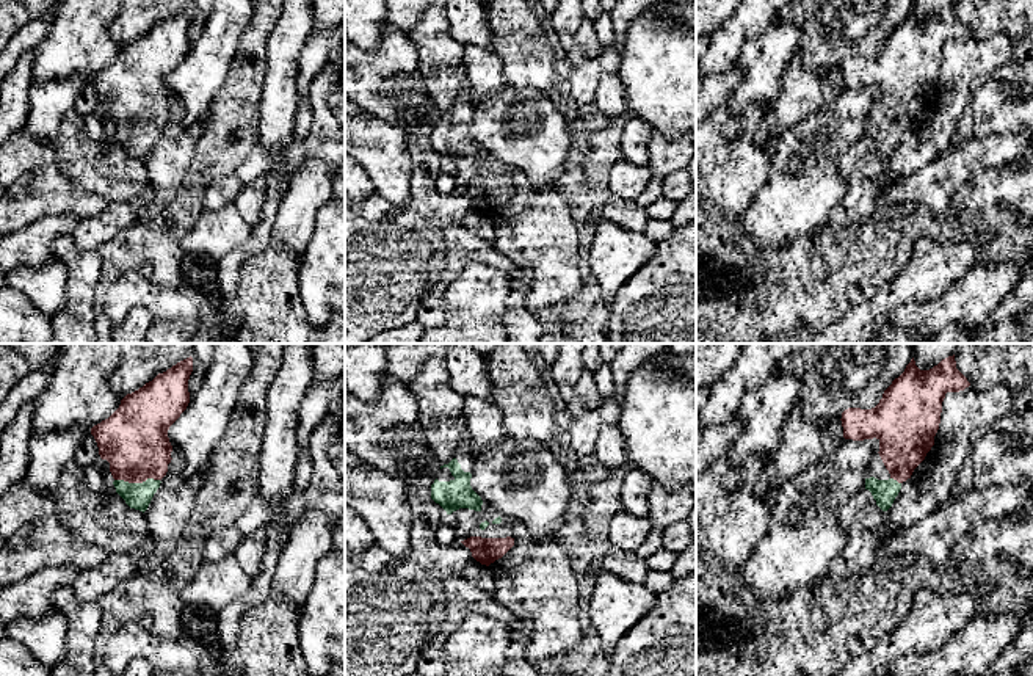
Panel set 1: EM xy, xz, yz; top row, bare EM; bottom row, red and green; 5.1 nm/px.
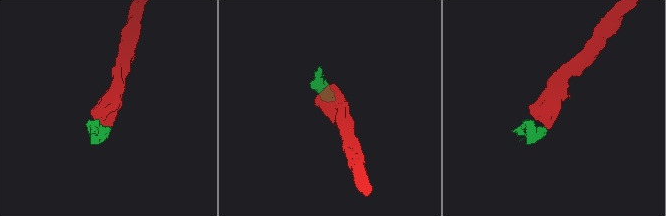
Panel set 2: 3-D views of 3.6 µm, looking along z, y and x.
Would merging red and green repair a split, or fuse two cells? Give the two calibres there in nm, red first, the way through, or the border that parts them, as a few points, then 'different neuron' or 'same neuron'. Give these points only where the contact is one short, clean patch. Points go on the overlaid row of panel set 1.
360/140 nm | across xy (134, 439), (137, 449), (137, 482), (138, 496) | same neuron

